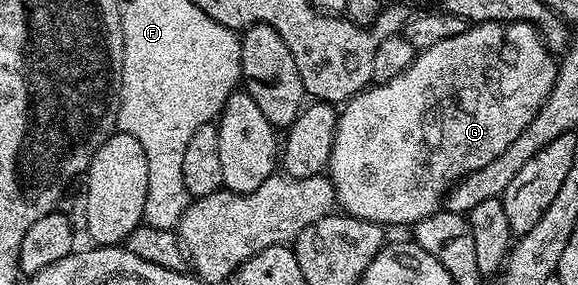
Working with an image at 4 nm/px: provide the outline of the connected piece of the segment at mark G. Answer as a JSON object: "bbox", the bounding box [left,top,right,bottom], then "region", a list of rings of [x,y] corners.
{"bbox":[326,22,557,228],"region":[[[481,22],[468,25],[461,36],[449,36],[449,40],[441,40],[441,44],[433,44],[433,48],[420,50],[415,59],[405,72],[393,76],[387,82],[372,84],[354,98],[347,99],[345,105],[338,111],[335,119],[335,135],[333,136],[333,148],[327,161],[326,173],[329,175],[335,189],[335,200],[338,209],[344,214],[350,214],[353,218],[378,222],[384,228],[390,226],[414,227],[416,222],[425,220],[430,214],[434,214],[444,205],[447,191],[455,183],[460,182],[466,174],[477,172],[477,168],[485,168],[489,160],[497,160],[521,132],[525,132],[527,125],[537,116],[537,112],[545,104],[553,84],[557,80],[556,55],[552,54],[541,40],[541,36],[529,24],[524,22]]]}

